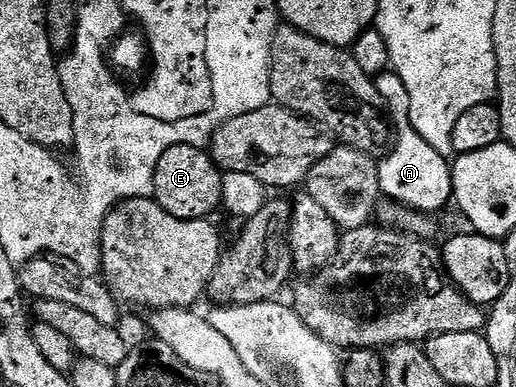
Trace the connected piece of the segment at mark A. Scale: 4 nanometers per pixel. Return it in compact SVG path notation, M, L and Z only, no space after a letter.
M384 72L377 75L375 85L382 103L396 123L395 141L377 163L382 195L390 202L399 202L421 214L436 215L436 210L441 210L448 202L450 205L454 201L450 159L439 156L439 152L435 152L435 148L431 148L431 144L427 144L427 140L423 140L423 136L419 136L419 132L415 132L415 128L409 123L411 96L407 92L407 84L403 84L397 73Z

